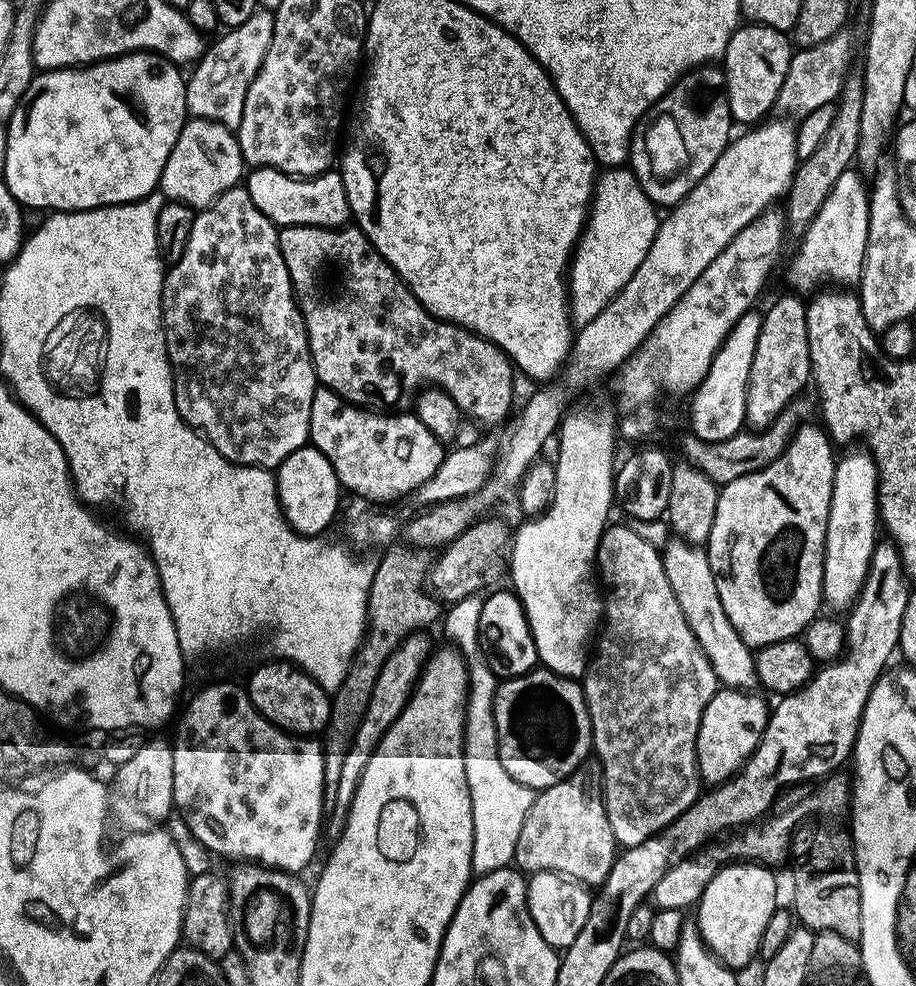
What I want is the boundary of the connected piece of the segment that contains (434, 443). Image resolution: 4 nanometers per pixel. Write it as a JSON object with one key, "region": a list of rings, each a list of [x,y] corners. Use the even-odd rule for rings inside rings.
{"region":[[[323,386],[317,387],[312,399],[308,434],[311,447],[330,458],[341,485],[368,500],[411,497],[434,478],[434,470],[438,470],[446,455],[445,445],[411,411],[389,414],[359,408]]]}

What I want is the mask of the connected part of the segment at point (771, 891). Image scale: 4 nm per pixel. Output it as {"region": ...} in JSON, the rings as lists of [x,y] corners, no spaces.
{"region":[[[729,862],[710,878],[694,909],[694,923],[703,944],[727,968],[741,970],[757,959],[766,922],[778,907],[776,876],[772,872],[771,867],[755,862]]]}

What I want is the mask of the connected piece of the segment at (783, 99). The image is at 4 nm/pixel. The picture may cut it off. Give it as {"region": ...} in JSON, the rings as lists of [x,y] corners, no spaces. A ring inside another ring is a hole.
{"region":[[[842,31],[834,34],[834,38],[830,38],[826,42],[818,42],[818,46],[793,51],[786,82],[782,82],[782,90],[776,99],[775,111],[777,113],[793,112],[793,117],[799,118],[810,110],[818,110],[818,106],[823,104],[835,105],[840,98],[844,79],[850,74],[851,68],[848,68],[852,64],[850,32]]]}

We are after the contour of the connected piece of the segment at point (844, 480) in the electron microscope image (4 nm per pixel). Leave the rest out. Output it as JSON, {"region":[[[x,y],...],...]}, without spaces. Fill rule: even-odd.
{"region":[[[867,451],[852,452],[849,456],[840,456],[836,461],[830,514],[826,522],[826,542],[824,543],[824,599],[823,603],[832,608],[847,610],[856,602],[856,596],[862,590],[864,579],[868,576],[868,567],[872,561],[872,549],[878,543],[878,509],[876,506],[876,462]]]}

